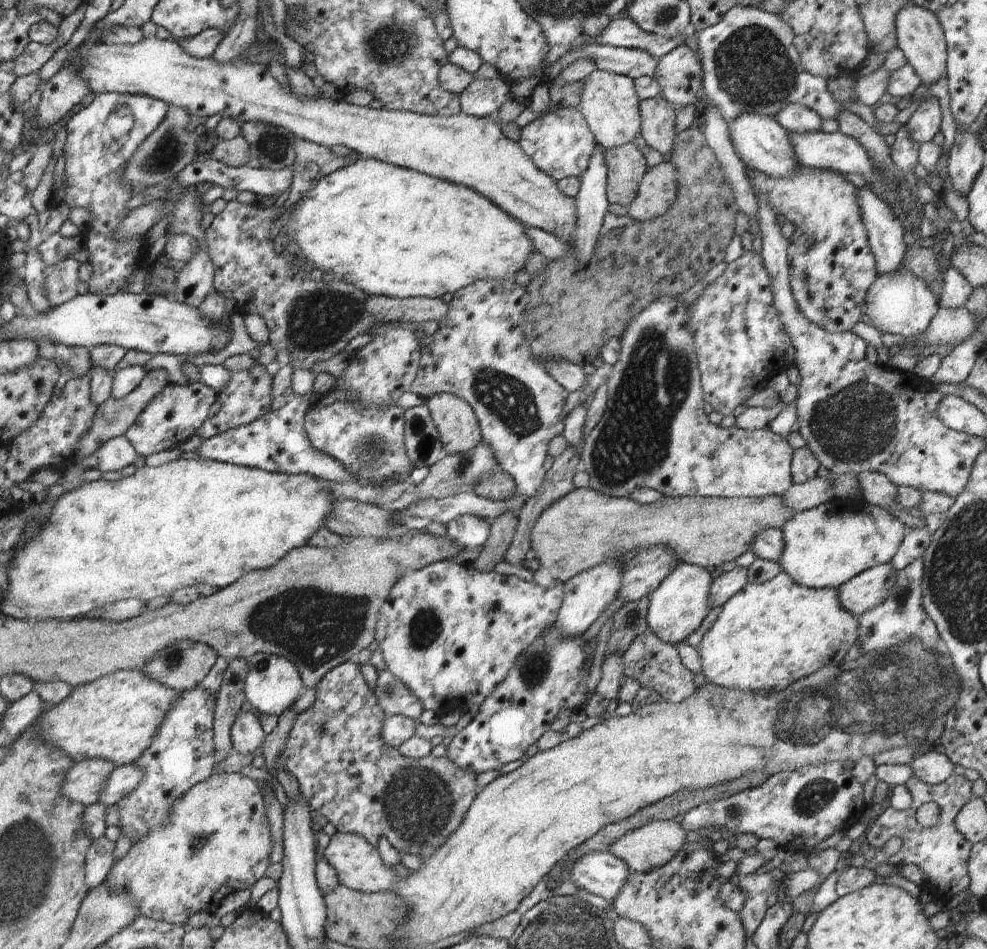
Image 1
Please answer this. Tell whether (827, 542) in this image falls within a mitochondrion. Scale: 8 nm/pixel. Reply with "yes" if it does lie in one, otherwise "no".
no

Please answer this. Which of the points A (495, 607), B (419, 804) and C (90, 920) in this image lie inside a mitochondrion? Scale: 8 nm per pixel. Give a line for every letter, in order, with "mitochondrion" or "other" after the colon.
A: other
B: mitochondrion
C: mitochondrion

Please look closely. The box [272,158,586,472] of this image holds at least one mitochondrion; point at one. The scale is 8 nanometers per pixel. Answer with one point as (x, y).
(315, 320)

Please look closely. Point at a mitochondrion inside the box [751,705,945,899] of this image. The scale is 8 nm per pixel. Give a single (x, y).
(811, 798)

